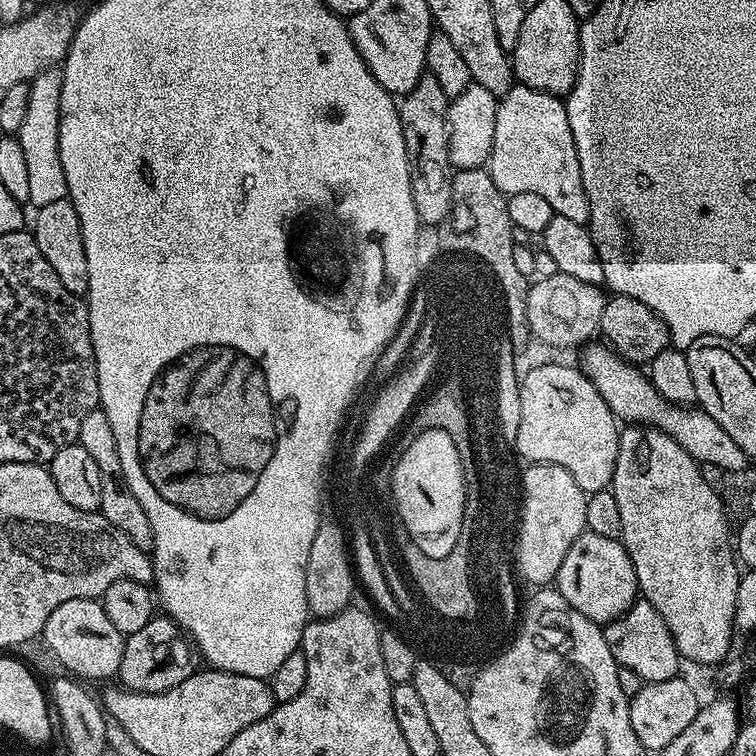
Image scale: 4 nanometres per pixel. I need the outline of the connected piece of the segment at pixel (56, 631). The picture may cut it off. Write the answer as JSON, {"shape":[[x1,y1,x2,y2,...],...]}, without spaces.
{"shape":[[74,598,70,602,62,602,50,618,46,618,46,626,42,640,48,643,50,651,64,668,69,668,73,677,81,681,108,680,117,675,122,662,122,650,126,637,121,634,106,618,106,610,99,599]]}

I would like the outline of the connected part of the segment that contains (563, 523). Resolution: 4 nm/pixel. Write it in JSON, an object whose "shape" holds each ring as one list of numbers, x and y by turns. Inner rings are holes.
{"shape":[[529,463,527,467,522,472,522,496,528,498,528,512,522,514,522,577,536,584,532,586,548,586,555,581,562,558,566,558,566,550,570,550,585,531,588,496,562,466]]}

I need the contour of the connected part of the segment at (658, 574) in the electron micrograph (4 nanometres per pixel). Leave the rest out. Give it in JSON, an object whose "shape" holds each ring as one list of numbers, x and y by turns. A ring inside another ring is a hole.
{"shape":[[647,426,625,427,620,434,618,462,614,466,610,491,614,494,614,502,618,502,618,510,622,514,620,540,625,550,630,554,630,562,634,566,636,587,639,595,648,600,650,606,654,606,654,610,658,610,658,614,662,614,662,622,666,622,666,626,674,638,674,646,680,651,681,657,687,663,689,660,692,664,715,666,722,663,734,648,732,647,732,632,734,633,736,623,736,599,738,598,738,582,742,572,738,567,733,545,730,543,730,528,728,532,728,525,730,524,729,513,727,512,723,516,712,516,712,512,708,512,708,508,712,508,712,500,704,500,704,496,684,496,684,488,680,488,680,468,676,468,676,445,678,442,676,441,675,444,672,444,673,440,675,440,674,437,667,436,666,433,657,428]]}

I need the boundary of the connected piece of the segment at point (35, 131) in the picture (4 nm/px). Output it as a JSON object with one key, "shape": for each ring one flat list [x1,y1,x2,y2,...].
{"shape":[[60,66,43,68,28,84,26,118,18,133,23,157,26,158,27,181,30,194,27,203,33,209,47,206,49,202,68,199,66,174,62,174,60,157,60,107,62,106,62,82,64,69]]}

